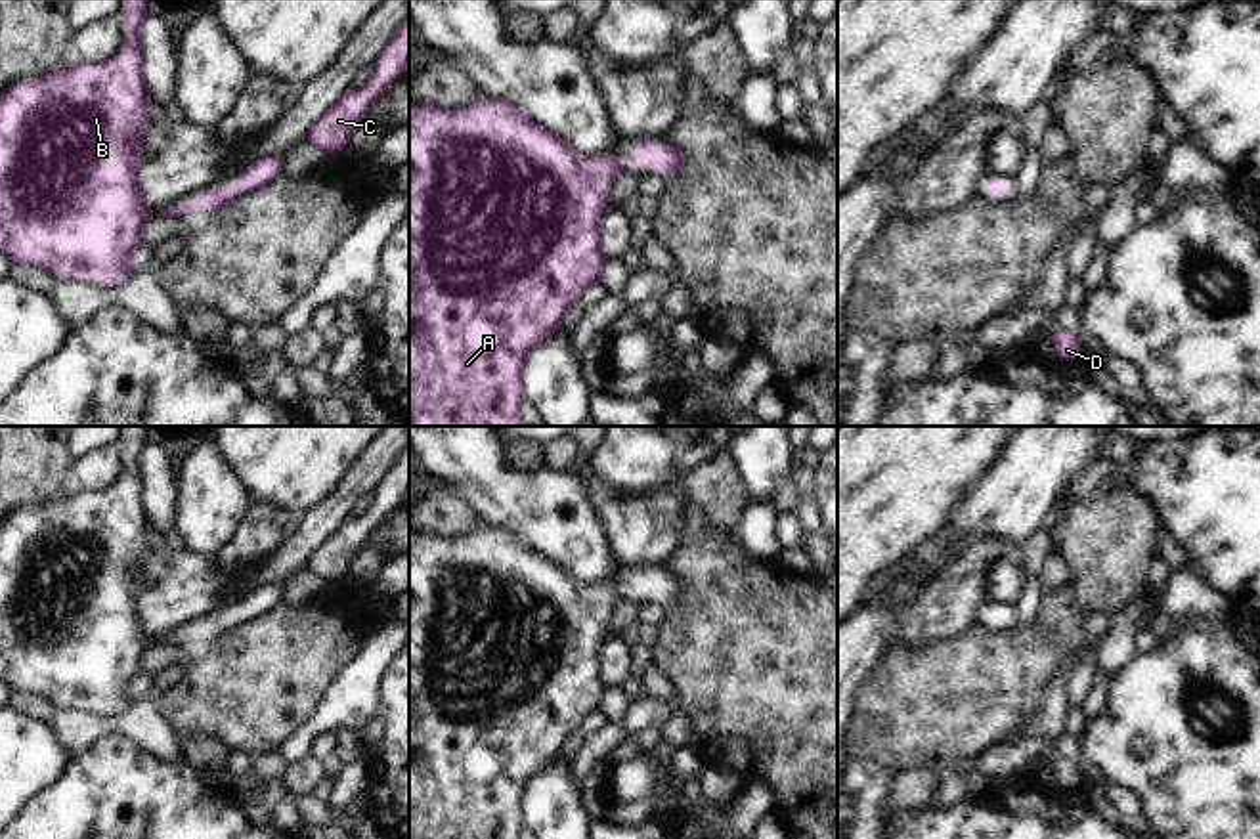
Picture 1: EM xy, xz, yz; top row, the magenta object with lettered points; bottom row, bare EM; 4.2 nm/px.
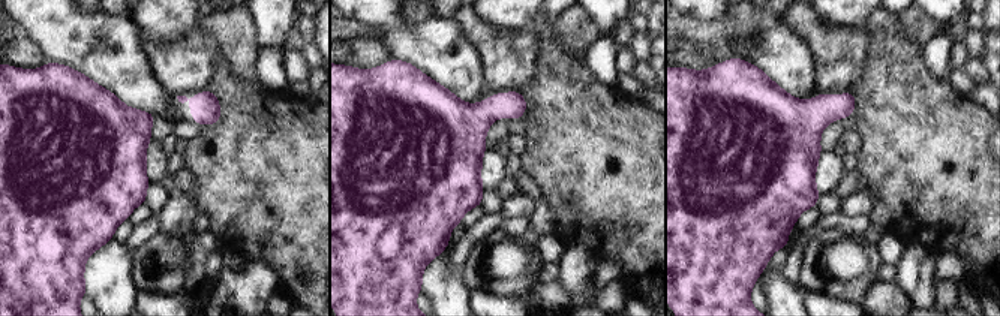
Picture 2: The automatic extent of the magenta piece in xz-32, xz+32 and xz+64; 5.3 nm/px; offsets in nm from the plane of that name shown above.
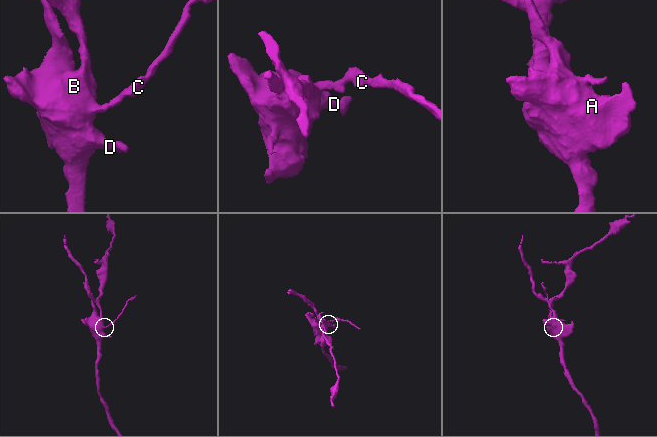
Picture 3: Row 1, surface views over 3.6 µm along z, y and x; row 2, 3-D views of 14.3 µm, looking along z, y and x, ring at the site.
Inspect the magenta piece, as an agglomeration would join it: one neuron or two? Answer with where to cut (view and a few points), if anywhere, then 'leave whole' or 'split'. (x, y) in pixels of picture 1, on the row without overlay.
no cut | leave whole

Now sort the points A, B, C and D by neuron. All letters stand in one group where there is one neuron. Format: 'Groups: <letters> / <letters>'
Groups: A B C D

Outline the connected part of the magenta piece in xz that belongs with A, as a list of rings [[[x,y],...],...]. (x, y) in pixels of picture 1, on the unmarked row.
[[[480,526],[465,537],[442,537],[409,527],[409,839],[520,839],[528,828],[528,785],[562,759],[568,738],[581,732],[591,713],[604,711],[608,621],[625,598],[633,598],[629,587],[585,585],[511,529]]]

